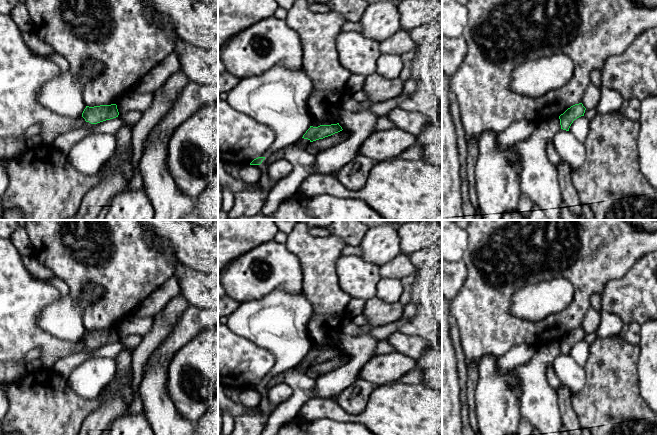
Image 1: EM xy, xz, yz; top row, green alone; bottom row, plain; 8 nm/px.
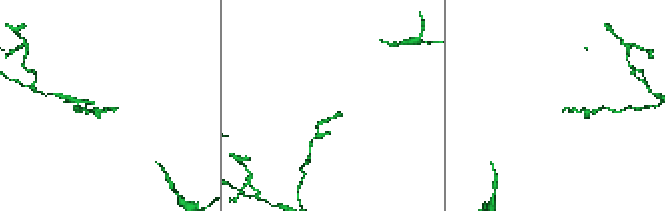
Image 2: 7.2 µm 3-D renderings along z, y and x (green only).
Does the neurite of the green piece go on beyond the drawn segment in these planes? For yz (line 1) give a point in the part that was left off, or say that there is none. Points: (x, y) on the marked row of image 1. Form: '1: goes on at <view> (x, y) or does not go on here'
1: does not go on here

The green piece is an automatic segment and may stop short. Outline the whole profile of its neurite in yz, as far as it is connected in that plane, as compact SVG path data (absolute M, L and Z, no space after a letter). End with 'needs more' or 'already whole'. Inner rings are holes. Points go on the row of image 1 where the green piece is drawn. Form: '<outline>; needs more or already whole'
M582 103L575 104L568 108L563 114L559 116L561 129L569 131L569 128L574 120L584 116L586 108Z; already whole

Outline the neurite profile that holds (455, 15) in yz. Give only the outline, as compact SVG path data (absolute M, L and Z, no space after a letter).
M442 0L442 34L448 38L463 36L468 25L469 12L466 5L457 0Z

